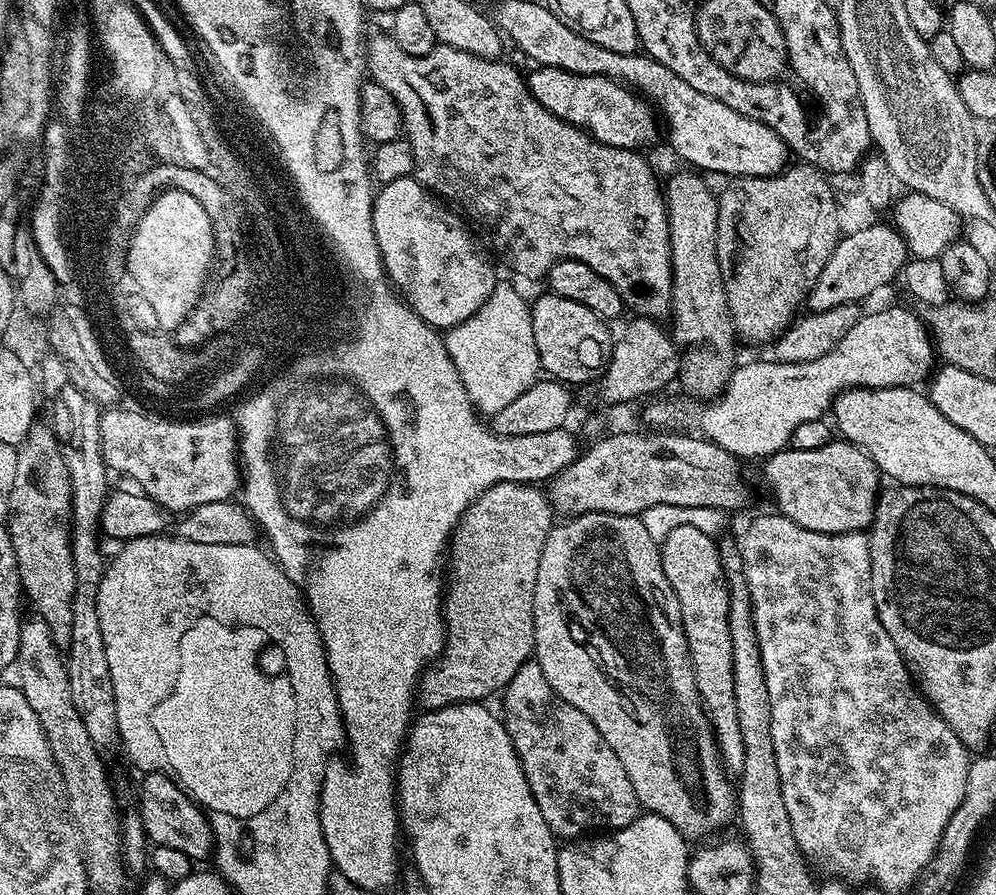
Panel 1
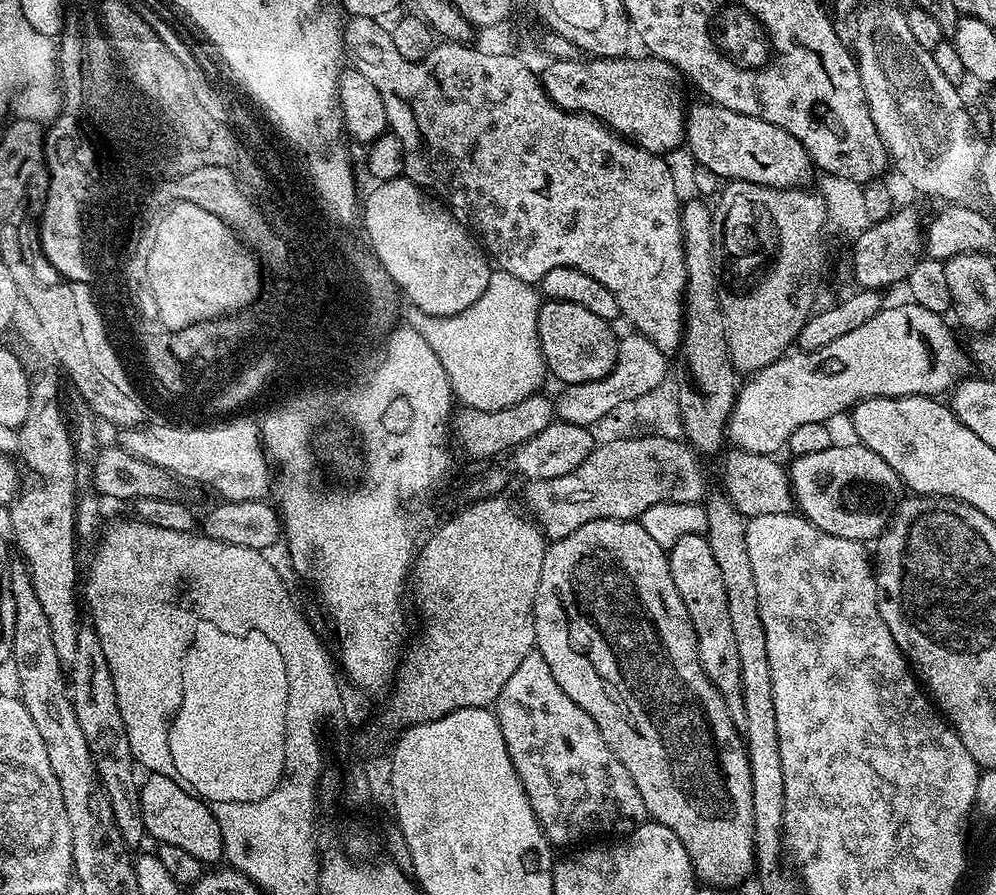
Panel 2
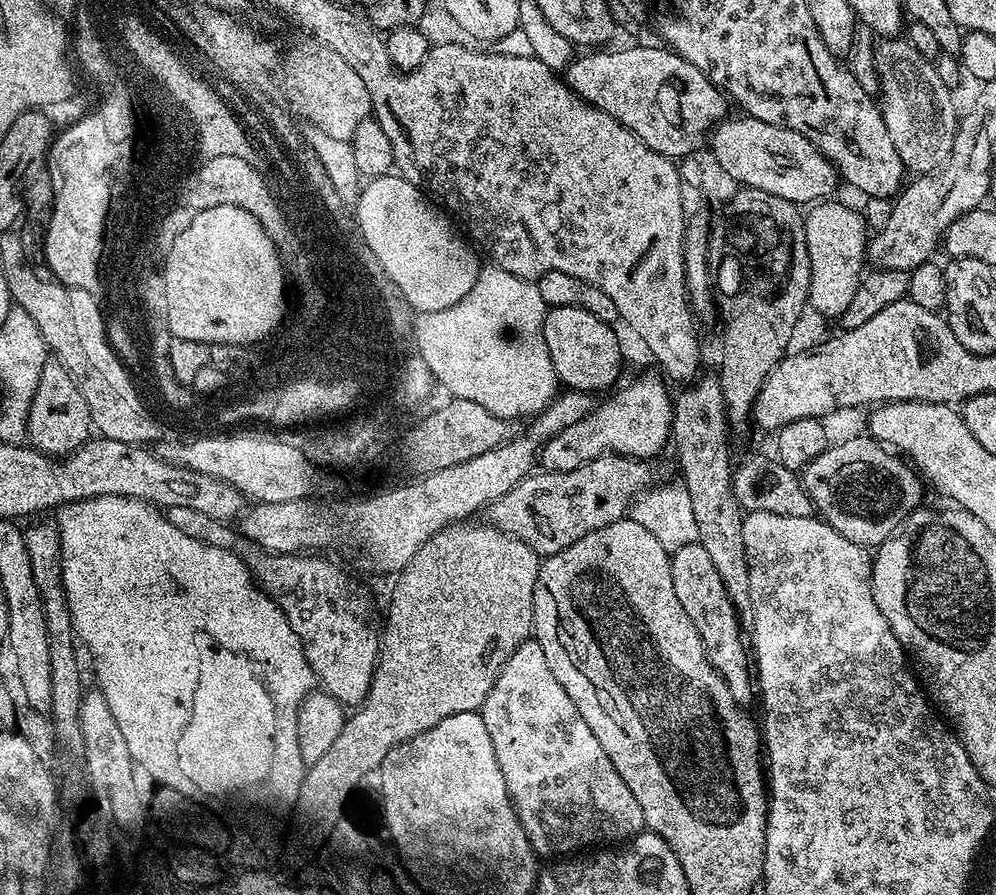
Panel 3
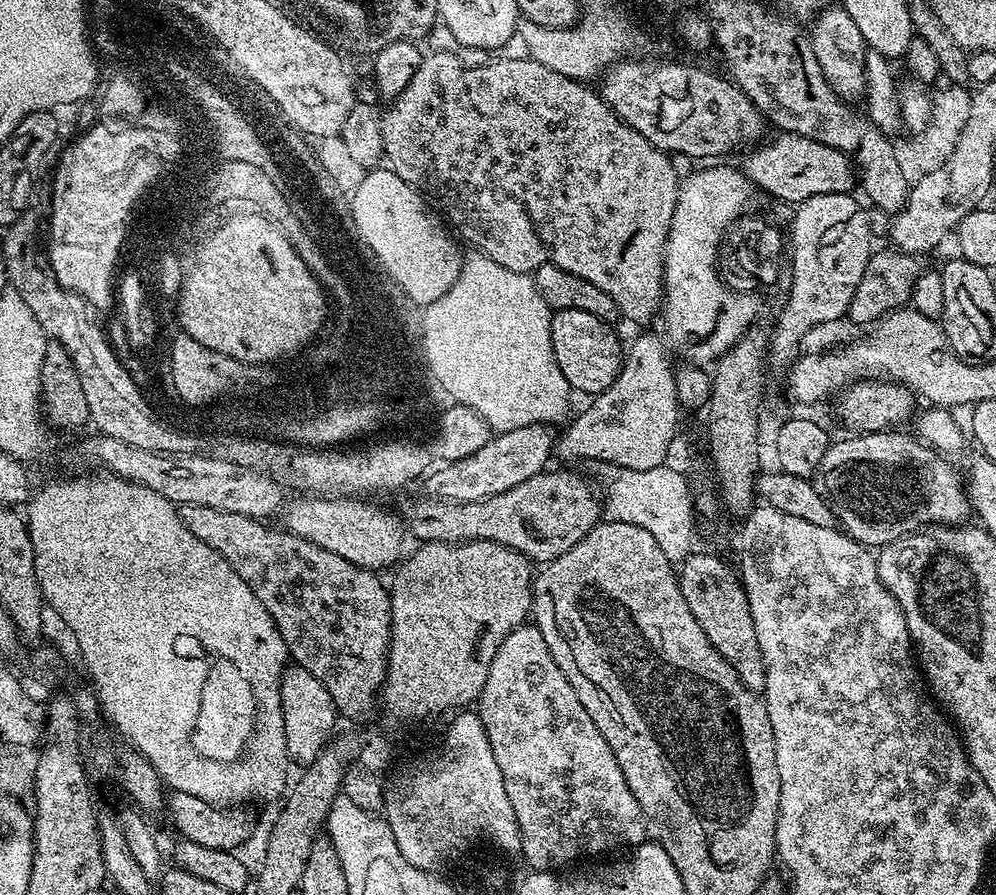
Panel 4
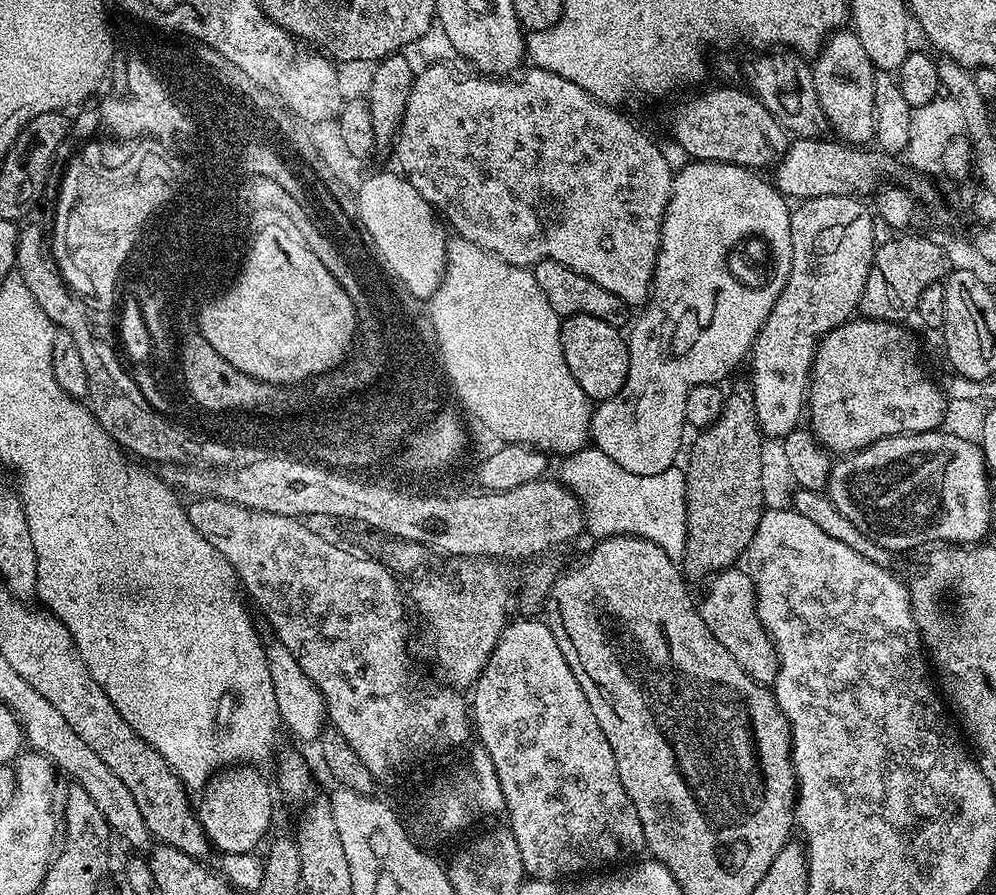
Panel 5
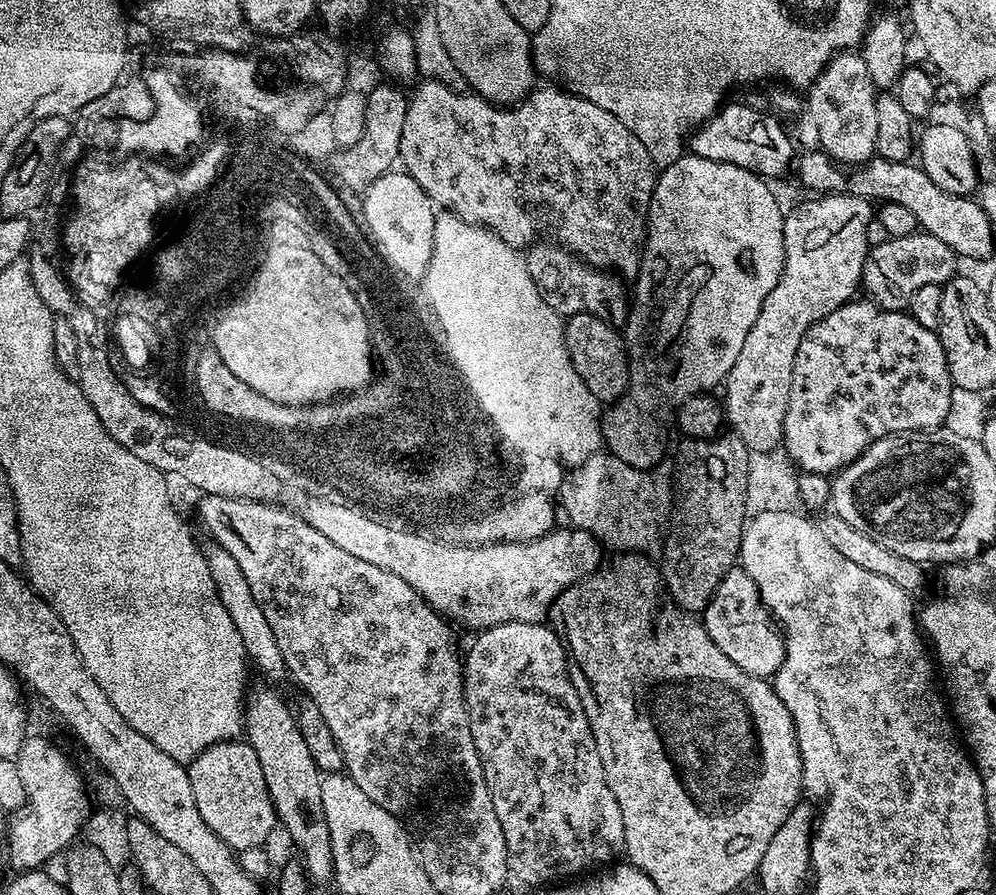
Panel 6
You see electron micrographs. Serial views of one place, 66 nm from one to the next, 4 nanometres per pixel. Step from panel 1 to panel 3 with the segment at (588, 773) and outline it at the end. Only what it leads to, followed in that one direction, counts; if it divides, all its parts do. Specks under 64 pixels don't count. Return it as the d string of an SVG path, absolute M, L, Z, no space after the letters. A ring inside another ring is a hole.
M535 638L523 640L514 654L506 658L490 694L486 694L486 702L478 711L486 722L490 740L494 742L494 756L498 758L502 776L506 778L512 805L533 850L541 857L564 858L593 846L616 846L631 840L644 828L638 798L630 794L630 786L626 786L626 782L622 782L622 774L614 770L610 754L602 750L602 742L598 742L586 718L578 714L578 706L574 706L570 694L562 690L562 682L554 678L554 670L550 670L546 654L542 654L542 646Z

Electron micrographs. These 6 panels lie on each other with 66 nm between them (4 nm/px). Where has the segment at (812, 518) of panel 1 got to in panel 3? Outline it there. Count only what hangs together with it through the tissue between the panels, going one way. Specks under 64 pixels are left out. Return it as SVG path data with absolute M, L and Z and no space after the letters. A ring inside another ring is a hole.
M863 435L852 436L841 444L833 443L822 454L818 454L814 462L810 462L802 469L802 479L804 489L810 494L813 509L818 513L819 519L834 530L838 530L842 538L850 538L850 542L872 550L883 544L910 513L925 503L926 484L920 473L903 455L872 439L871 435Z

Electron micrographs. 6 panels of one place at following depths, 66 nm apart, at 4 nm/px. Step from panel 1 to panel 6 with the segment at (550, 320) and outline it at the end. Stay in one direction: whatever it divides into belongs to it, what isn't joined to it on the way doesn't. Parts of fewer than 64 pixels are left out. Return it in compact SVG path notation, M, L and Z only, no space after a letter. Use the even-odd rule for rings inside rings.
M574 314L564 321L566 350L578 378L586 382L586 390L601 402L615 402L630 388L630 361L623 335L613 325L594 314ZM608 400L608 401L607 401Z

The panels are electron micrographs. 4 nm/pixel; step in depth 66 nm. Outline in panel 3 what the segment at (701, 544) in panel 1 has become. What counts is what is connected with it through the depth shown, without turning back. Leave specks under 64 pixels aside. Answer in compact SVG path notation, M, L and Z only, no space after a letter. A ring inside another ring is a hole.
M685 542L676 552L671 553L671 557L674 594L678 594L682 610L690 614L690 622L694 622L698 638L702 638L708 661L714 666L714 670L718 670L718 674L722 674L734 698L748 702L754 696L754 664L750 659L750 648L740 626L740 615L736 613L736 607L730 602L722 586L722 578L718 578L714 562L710 562L710 554L702 550L699 542Z

